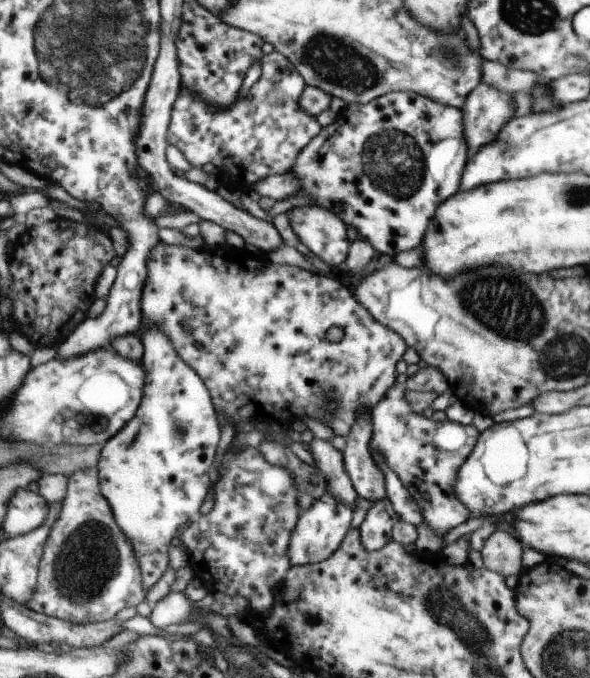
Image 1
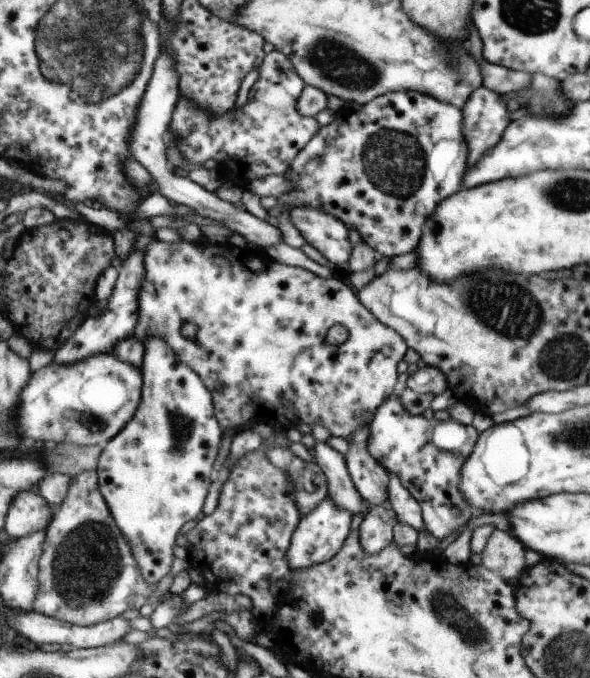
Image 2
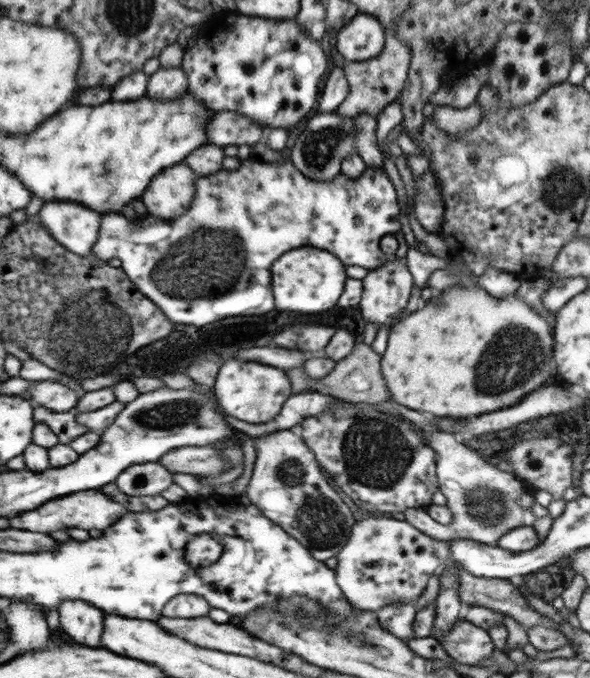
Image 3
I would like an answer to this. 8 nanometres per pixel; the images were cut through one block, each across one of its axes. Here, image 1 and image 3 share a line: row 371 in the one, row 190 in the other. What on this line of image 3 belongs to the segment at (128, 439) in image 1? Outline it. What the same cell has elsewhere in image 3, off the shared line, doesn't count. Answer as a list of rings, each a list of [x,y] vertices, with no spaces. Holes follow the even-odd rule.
[[[184,161],[165,168],[157,175],[157,180],[149,184],[149,192],[144,192],[146,214],[161,219],[173,219],[185,214],[196,196],[198,176]]]

